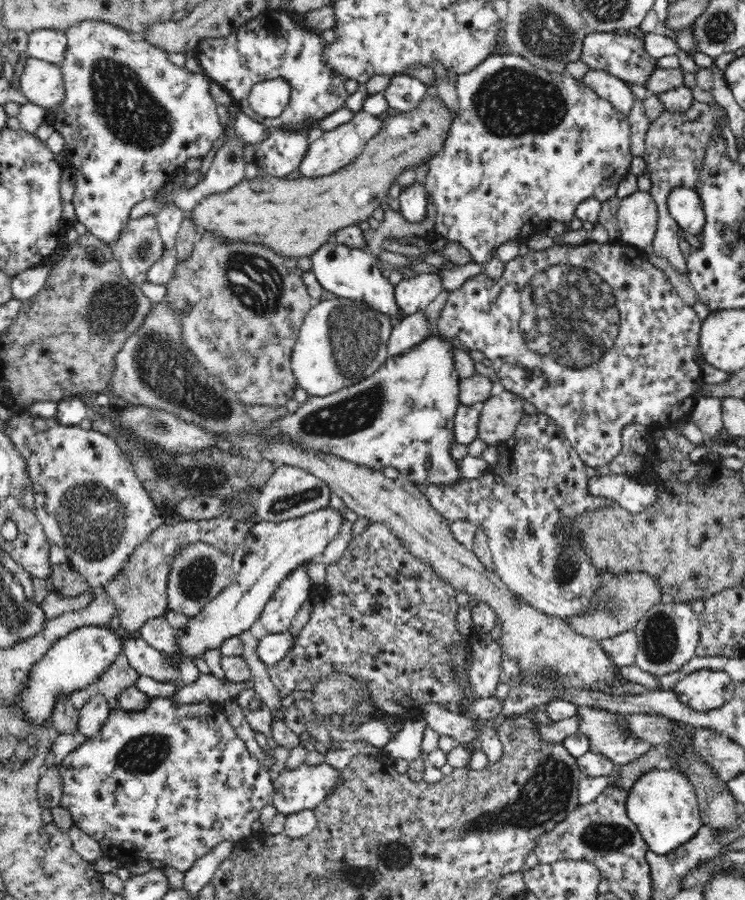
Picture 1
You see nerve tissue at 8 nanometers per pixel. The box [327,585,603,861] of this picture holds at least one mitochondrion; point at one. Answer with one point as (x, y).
(545, 795)

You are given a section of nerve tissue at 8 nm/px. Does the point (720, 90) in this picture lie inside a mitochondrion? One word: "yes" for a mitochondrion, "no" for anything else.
no

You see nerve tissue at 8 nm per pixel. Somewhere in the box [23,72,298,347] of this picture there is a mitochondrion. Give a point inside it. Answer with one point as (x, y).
(254, 282)

